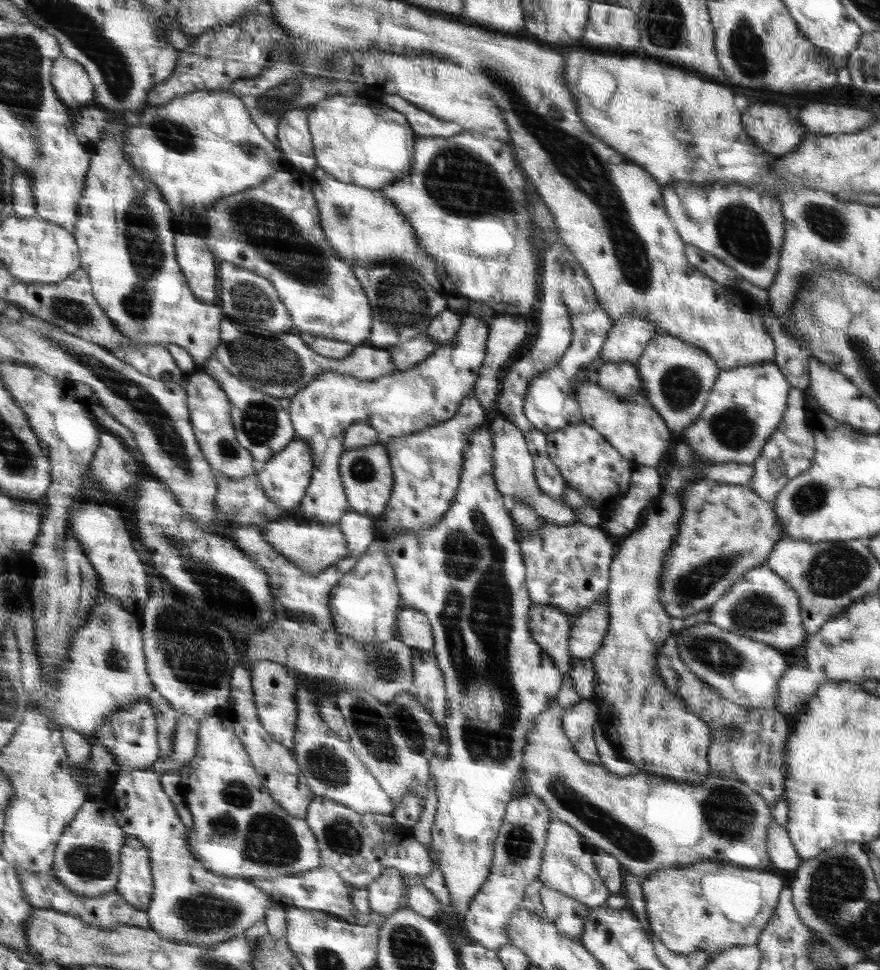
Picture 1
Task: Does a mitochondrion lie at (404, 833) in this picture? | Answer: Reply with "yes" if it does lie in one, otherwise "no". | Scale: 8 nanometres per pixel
no

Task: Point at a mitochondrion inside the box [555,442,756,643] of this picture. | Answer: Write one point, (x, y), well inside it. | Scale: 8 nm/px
(696, 582)

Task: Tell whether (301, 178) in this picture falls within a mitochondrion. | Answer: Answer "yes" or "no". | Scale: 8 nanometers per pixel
no

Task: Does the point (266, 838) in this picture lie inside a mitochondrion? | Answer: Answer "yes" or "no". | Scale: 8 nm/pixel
yes

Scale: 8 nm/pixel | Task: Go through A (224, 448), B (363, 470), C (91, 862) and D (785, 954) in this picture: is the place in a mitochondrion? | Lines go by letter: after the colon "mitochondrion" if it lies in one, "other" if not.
A: mitochondrion
B: mitochondrion
C: mitochondrion
D: other

